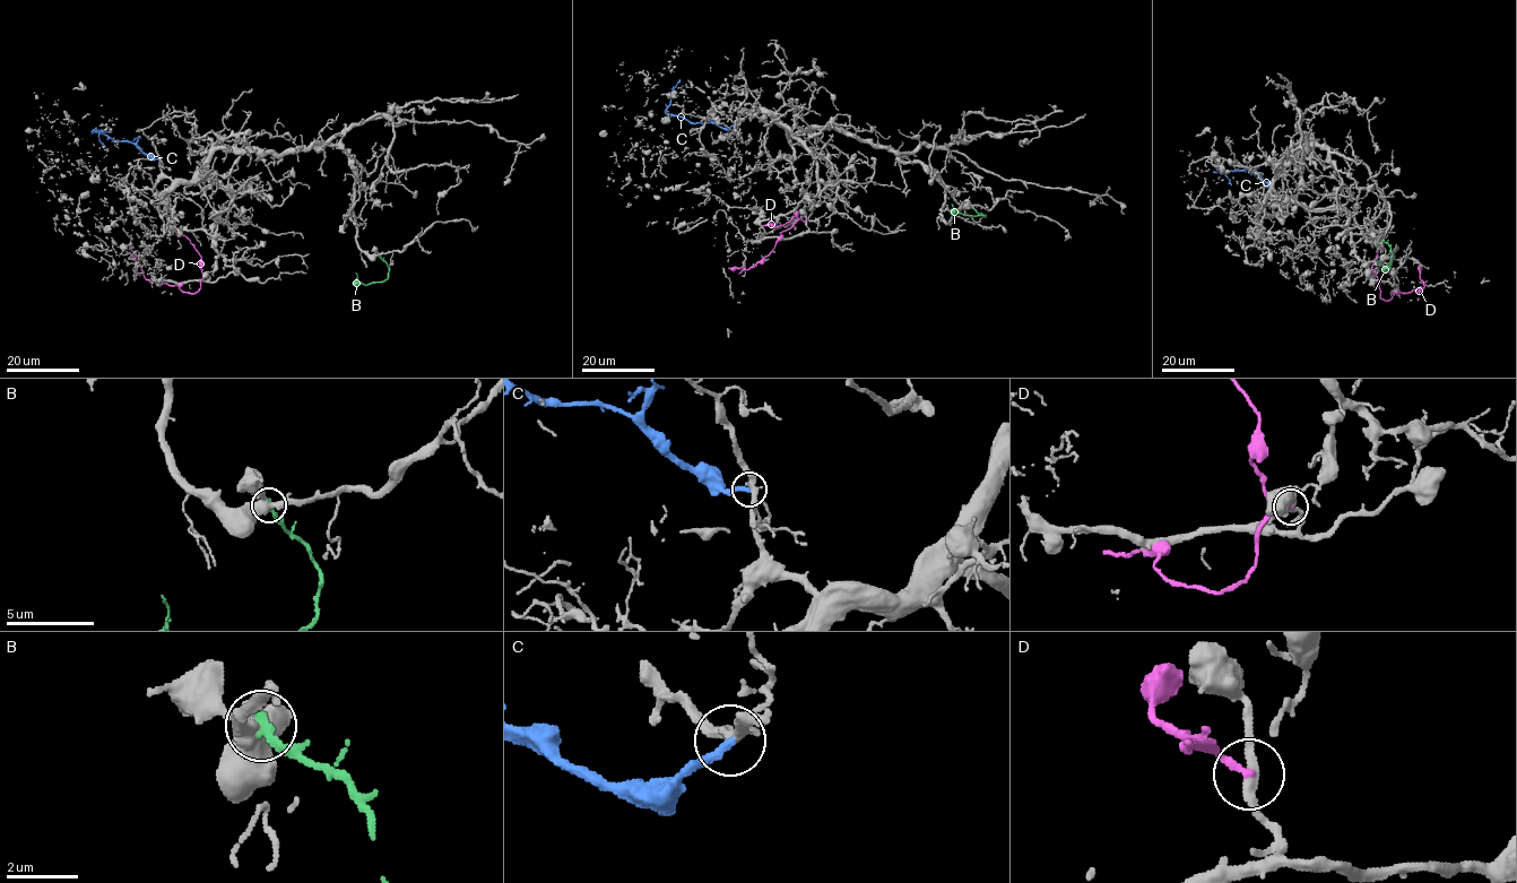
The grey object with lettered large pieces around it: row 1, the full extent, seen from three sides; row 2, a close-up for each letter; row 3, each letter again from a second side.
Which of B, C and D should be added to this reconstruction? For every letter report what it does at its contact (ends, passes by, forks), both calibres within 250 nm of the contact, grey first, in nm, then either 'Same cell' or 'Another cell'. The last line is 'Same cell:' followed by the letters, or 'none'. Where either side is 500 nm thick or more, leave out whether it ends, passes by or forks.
B: It ends there. Thickness 380 nm (grey) against 280 nm. Another cell
C: It ends there. Thickness 320 nm (grey) against 280 nm. Same cell
D: It ends there. Thickness 280 nm (grey) against 200 nm. Another cell
Same cell: C

